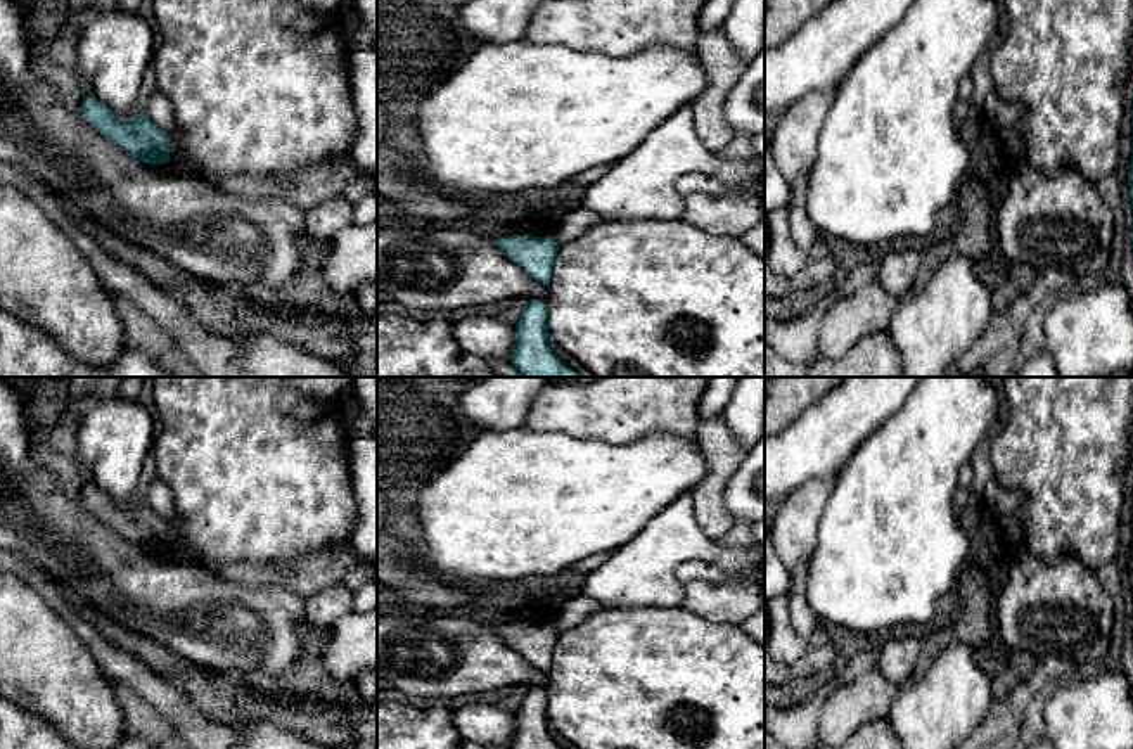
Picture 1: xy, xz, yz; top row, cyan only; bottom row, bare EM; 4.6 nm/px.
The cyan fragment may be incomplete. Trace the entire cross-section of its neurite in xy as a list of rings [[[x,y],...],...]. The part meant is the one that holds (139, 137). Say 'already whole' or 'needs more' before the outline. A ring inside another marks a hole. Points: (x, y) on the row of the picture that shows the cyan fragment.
already whole; [[[92,92],[86,93],[78,112],[104,137],[119,145],[131,157],[163,164],[170,159],[170,133],[159,130],[144,114],[121,119]]]

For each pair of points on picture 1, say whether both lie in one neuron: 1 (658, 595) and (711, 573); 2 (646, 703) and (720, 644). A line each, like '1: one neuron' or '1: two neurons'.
1: two neurons
2: one neuron

